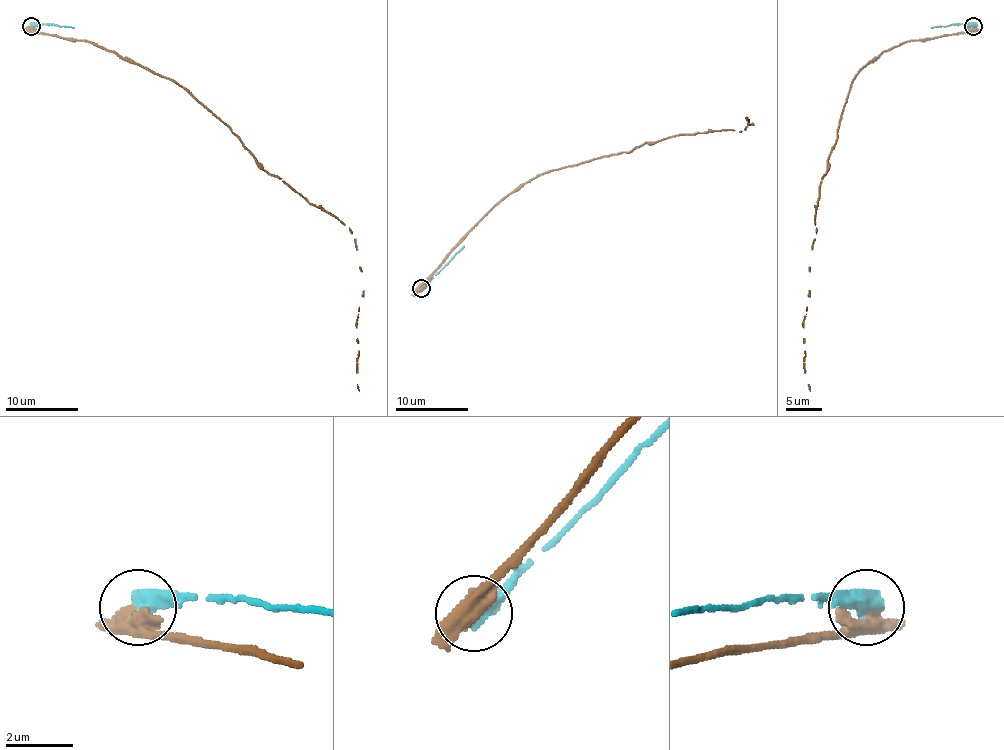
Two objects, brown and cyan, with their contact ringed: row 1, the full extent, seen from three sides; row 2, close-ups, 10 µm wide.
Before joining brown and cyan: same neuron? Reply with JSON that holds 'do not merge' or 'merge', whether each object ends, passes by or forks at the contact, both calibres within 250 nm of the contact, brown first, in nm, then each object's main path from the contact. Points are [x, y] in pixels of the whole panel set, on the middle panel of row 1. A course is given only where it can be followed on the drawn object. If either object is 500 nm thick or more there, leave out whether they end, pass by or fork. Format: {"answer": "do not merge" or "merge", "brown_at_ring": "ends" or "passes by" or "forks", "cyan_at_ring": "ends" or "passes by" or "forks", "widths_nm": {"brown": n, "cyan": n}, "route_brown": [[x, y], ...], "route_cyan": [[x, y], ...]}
{"answer": "do not merge", "widths_nm": {"brown": 440, "cyan": 550}, "route_brown": [[421, 288], [502, 199], [531, 179], [644, 143], [680, 134], [745, 131], [754, 125], [747, 118], [749, 125]], "route_cyan": [[421, 288], [464, 246]]}

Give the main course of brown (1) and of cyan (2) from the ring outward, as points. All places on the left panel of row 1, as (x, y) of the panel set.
1: (31, 26), (36, 33), (89, 40), (185, 87), (264, 170), (349, 228), (364, 295), (357, 320), (359, 391)
2: (31, 26), (55, 24), (74, 27)

